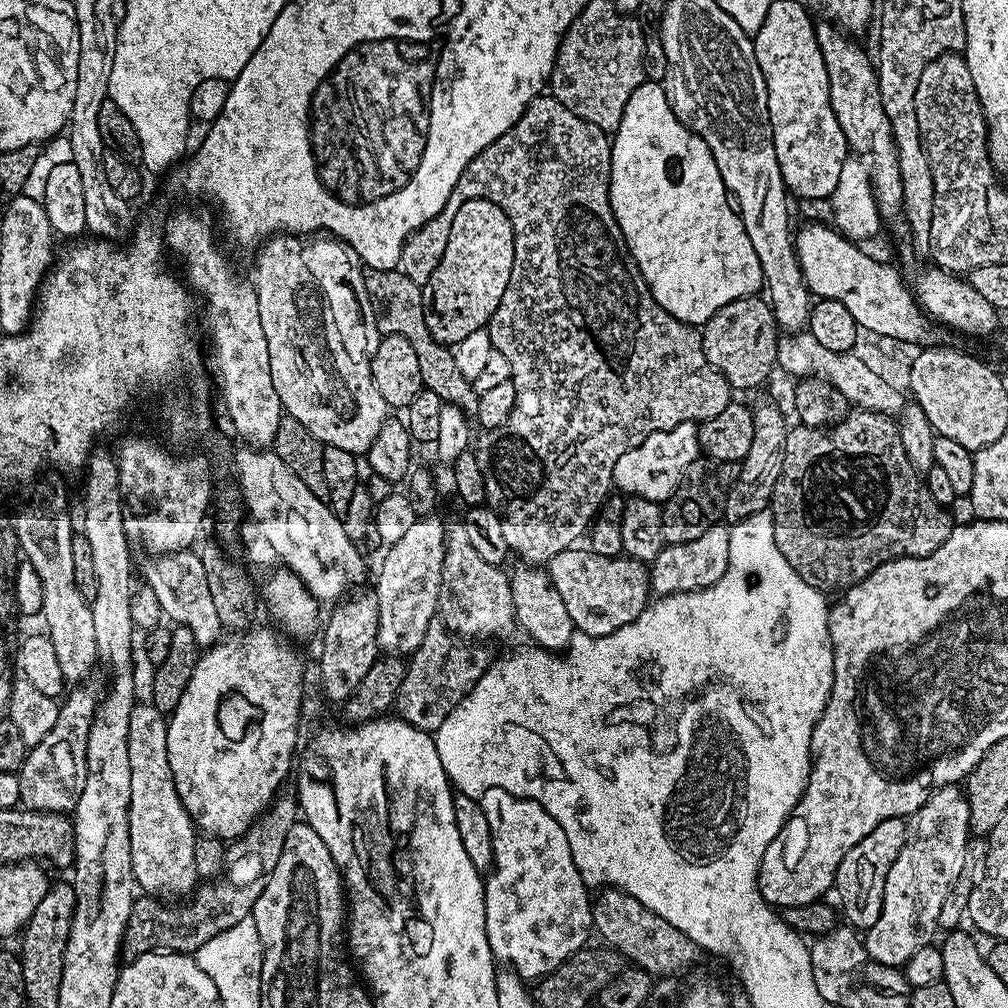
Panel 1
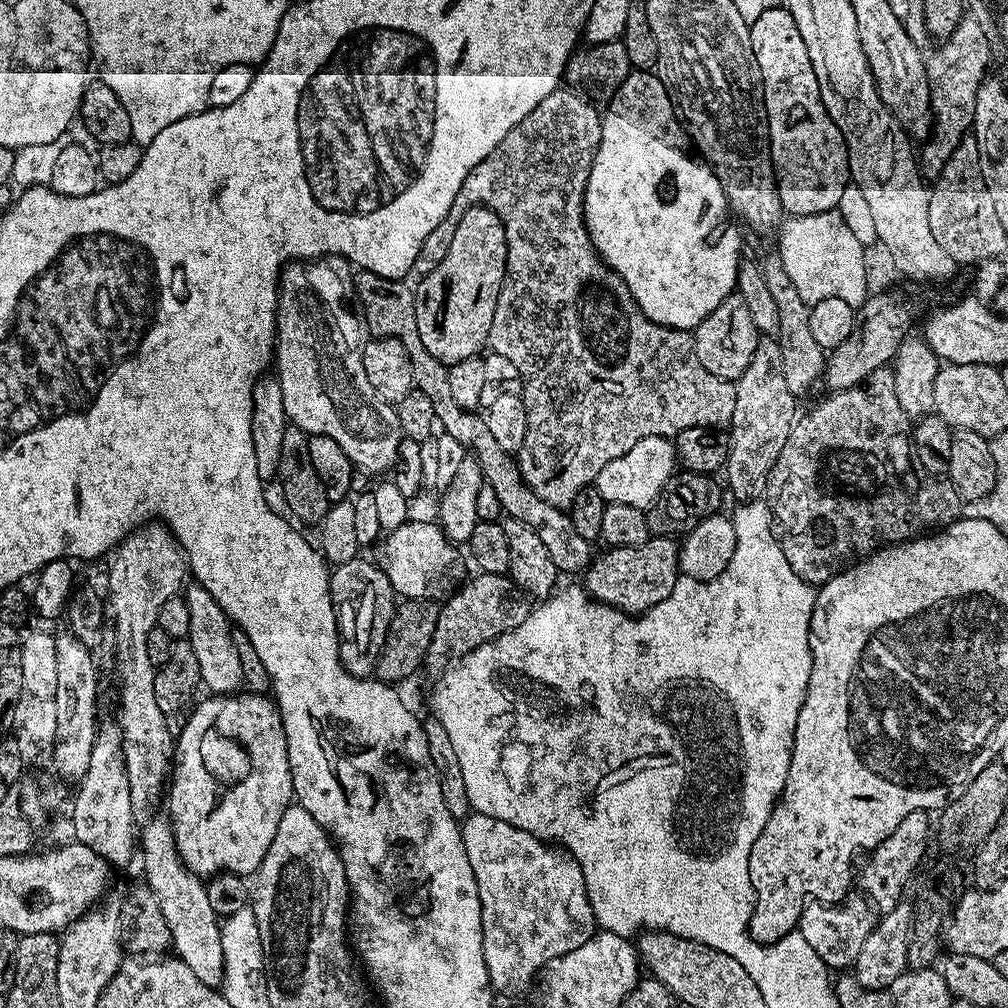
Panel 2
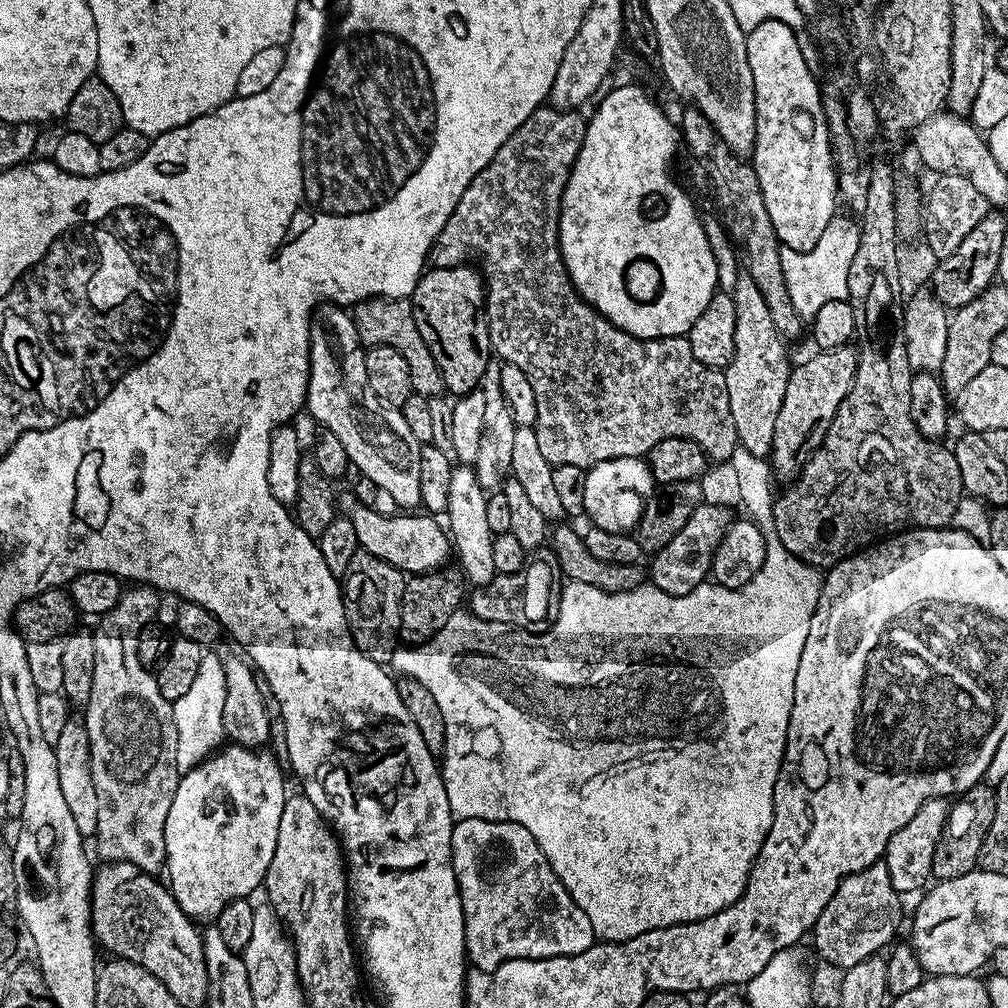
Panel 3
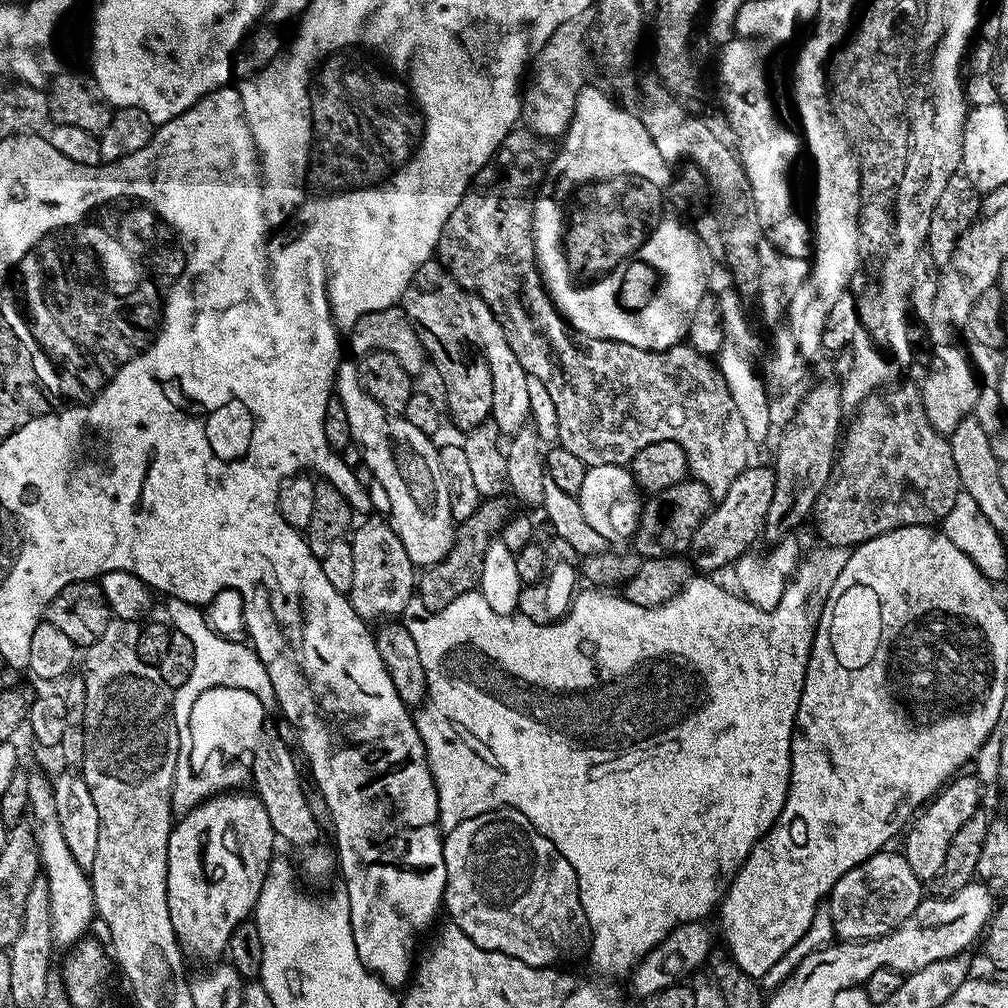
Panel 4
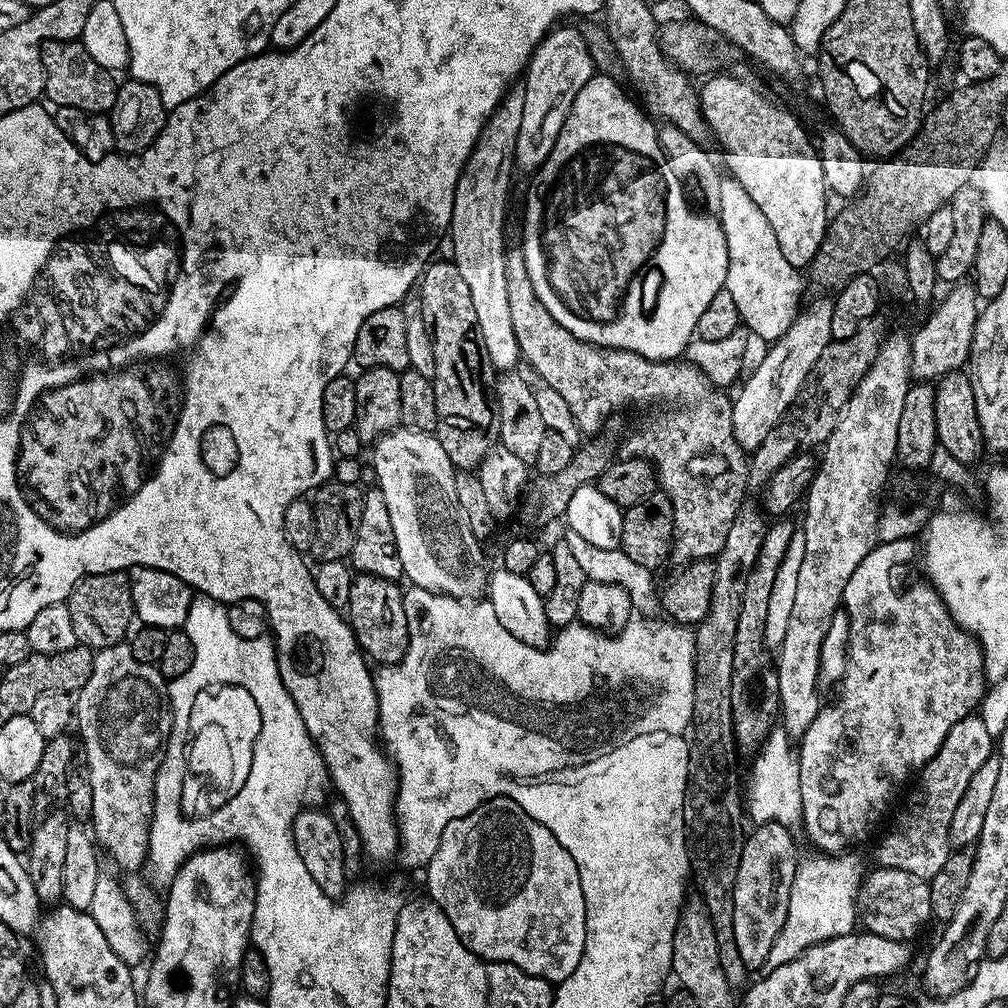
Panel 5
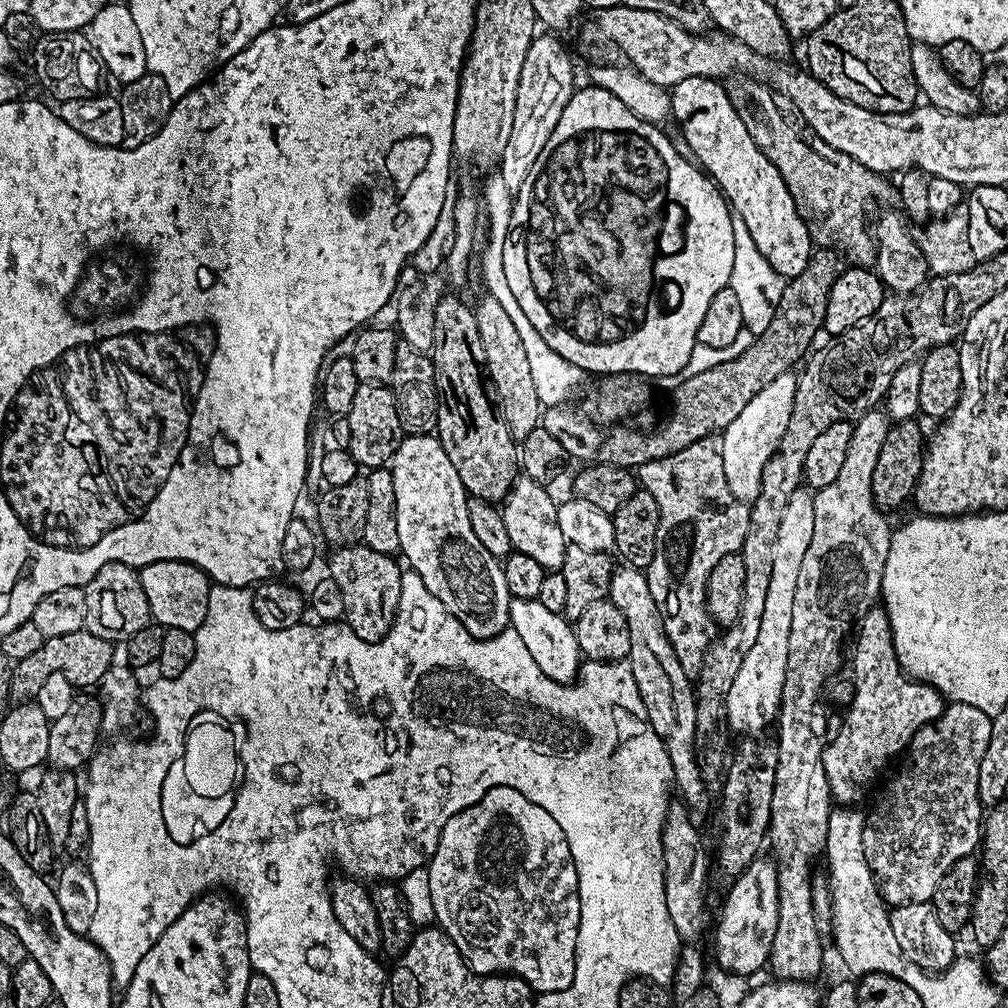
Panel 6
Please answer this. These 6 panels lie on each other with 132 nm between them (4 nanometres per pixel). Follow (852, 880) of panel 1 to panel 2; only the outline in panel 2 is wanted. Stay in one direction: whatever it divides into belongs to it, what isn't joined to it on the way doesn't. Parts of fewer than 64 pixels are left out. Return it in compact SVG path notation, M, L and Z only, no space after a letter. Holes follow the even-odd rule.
M927 811L915 812L914 814L906 814L906 818L902 818L902 822L898 822L898 826L894 826L894 834L890 834L886 839L880 843L877 848L872 849L868 860L864 864L864 869L859 869L858 872L858 888L863 895L868 897L869 904L876 909L877 913L883 914L894 910L900 903L904 892L904 887L908 884L908 879L916 872L916 867L924 860L924 855L928 852L928 840L930 844L930 837L934 832L934 824L928 821L929 813Z

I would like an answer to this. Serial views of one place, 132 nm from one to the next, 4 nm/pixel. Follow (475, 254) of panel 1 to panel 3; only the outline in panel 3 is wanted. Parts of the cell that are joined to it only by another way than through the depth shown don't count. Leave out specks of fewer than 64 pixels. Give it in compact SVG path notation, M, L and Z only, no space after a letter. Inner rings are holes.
M472 266L429 267L410 297L418 334L422 334L422 342L430 346L430 354L434 354L434 362L438 362L445 389L456 398L481 387L492 346L488 336L486 288L481 273L468 267Z

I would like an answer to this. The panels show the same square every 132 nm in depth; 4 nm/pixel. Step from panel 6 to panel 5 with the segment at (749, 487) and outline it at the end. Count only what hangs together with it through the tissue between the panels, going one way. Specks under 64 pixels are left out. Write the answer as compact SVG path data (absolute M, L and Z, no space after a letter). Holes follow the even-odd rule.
M831 299L816 300L804 313L800 312L793 319L788 332L778 337L769 347L766 358L762 358L760 365L747 373L748 381L741 386L740 393L732 400L734 438L740 448L755 450L764 441L766 434L774 430L784 411L800 393L800 387L810 374L814 362L818 362L818 354L822 354L822 350L826 350L826 346L833 341L832 306Z

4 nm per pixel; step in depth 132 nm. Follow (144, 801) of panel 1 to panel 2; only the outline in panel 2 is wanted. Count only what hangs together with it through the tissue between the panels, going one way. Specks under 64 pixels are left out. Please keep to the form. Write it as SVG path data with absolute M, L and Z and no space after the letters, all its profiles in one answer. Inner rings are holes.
M161 818L161 820L152 820L144 828L144 833L139 833L138 836L138 848L144 851L144 876L146 879L147 888L152 891L154 898L158 898L158 906L162 906L162 918L166 918L166 926L170 926L170 934L172 935L172 947L171 951L175 953L178 959L186 966L190 966L190 970L194 973L194 978L198 978L198 982L202 982L207 988L213 990L219 989L224 982L224 955L222 954L222 920L214 914L214 906L210 906L210 898L208 897L208 890L205 881L201 877L192 875L188 871L188 867L182 862L182 858L178 854L176 849L176 839L172 833L172 825L167 819Z

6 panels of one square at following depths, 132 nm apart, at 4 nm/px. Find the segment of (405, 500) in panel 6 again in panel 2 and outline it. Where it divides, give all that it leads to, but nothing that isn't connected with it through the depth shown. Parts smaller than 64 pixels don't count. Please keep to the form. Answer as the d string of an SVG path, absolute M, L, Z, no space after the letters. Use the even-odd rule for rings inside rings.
M308 258L303 262L292 262L287 265L280 273L280 286L276 298L276 346L274 349L274 368L277 368L278 379L280 381L280 389L282 390L282 406L286 410L289 421L295 427L300 428L306 433L314 436L329 436L334 438L334 442L338 442L338 446L342 446L342 450L346 450L346 458L350 458L350 462L357 469L363 470L369 474L375 472L384 472L395 469L396 462L400 458L400 442L402 433L400 423L398 422L398 414L393 405L387 404L382 398L378 398L378 394L374 390L374 386L370 386L370 378L366 378L364 367L362 366L362 354L364 353L364 345L366 343L366 328L362 323L361 315L352 310L354 308L354 284L340 268L335 268L335 263L329 262L324 258Z

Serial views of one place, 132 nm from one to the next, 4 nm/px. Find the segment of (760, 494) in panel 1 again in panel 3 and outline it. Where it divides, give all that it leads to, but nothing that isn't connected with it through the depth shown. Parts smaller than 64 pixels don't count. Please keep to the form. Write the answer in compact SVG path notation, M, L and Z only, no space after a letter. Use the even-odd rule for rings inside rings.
M740 274L737 285L731 292L734 302L734 354L727 368L723 369L726 390L730 398L730 414L734 418L734 430L739 447L755 456L767 457L772 451L774 442L774 422L778 422L778 410L782 410L782 398L786 398L786 382L790 371L788 364L788 348L785 337L780 335L774 326L774 318L770 318L770 310L766 306L766 298L762 298L762 290L754 286L754 278Z

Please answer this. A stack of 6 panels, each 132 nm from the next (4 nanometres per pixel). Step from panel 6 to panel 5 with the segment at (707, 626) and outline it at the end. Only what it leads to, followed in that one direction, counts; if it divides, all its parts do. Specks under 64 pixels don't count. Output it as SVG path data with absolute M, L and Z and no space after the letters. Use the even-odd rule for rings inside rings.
M519 247L507 249L506 258L506 278L508 279L508 290L510 292L510 316L514 325L515 338L518 340L519 350L523 361L530 364L531 368L542 378L541 383L547 387L558 391L565 399L567 408L571 412L571 416L576 422L577 428L581 433L592 436L599 430L600 425L609 416L611 410L624 408L626 406L640 406L642 404L656 404L660 409L654 415L650 422L639 428L638 431L632 433L622 444L621 455L627 459L644 459L648 461L657 471L657 483L670 498L672 509L674 510L674 534L672 535L672 555L673 561L677 560L677 565L687 566L693 560L707 560L719 556L722 546L726 542L726 534L730 534L730 526L734 522L737 512L740 511L745 503L744 491L750 488L748 478L749 461L746 459L745 449L736 445L734 438L734 426L732 425L732 400L727 396L728 392L716 387L707 379L702 370L689 363L687 359L677 358L675 360L652 360L642 355L634 354L632 351L622 351L620 349L609 349L598 347L595 344L582 342L576 339L565 327L558 326L554 318L550 318L550 312L542 306L542 302L538 302L538 298L534 294L534 286L530 286L530 274L526 274L526 262L524 261L523 251Z

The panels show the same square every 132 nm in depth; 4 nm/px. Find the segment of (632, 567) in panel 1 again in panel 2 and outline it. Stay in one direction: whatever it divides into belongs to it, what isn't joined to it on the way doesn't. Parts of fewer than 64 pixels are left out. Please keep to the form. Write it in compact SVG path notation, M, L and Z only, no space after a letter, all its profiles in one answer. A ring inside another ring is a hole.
M652 536L642 546L637 548L608 548L605 556L593 559L583 573L583 587L593 600L608 604L611 608L619 608L622 612L629 614L643 614L648 609L670 598L678 577L681 575L680 554L678 544L671 536Z

